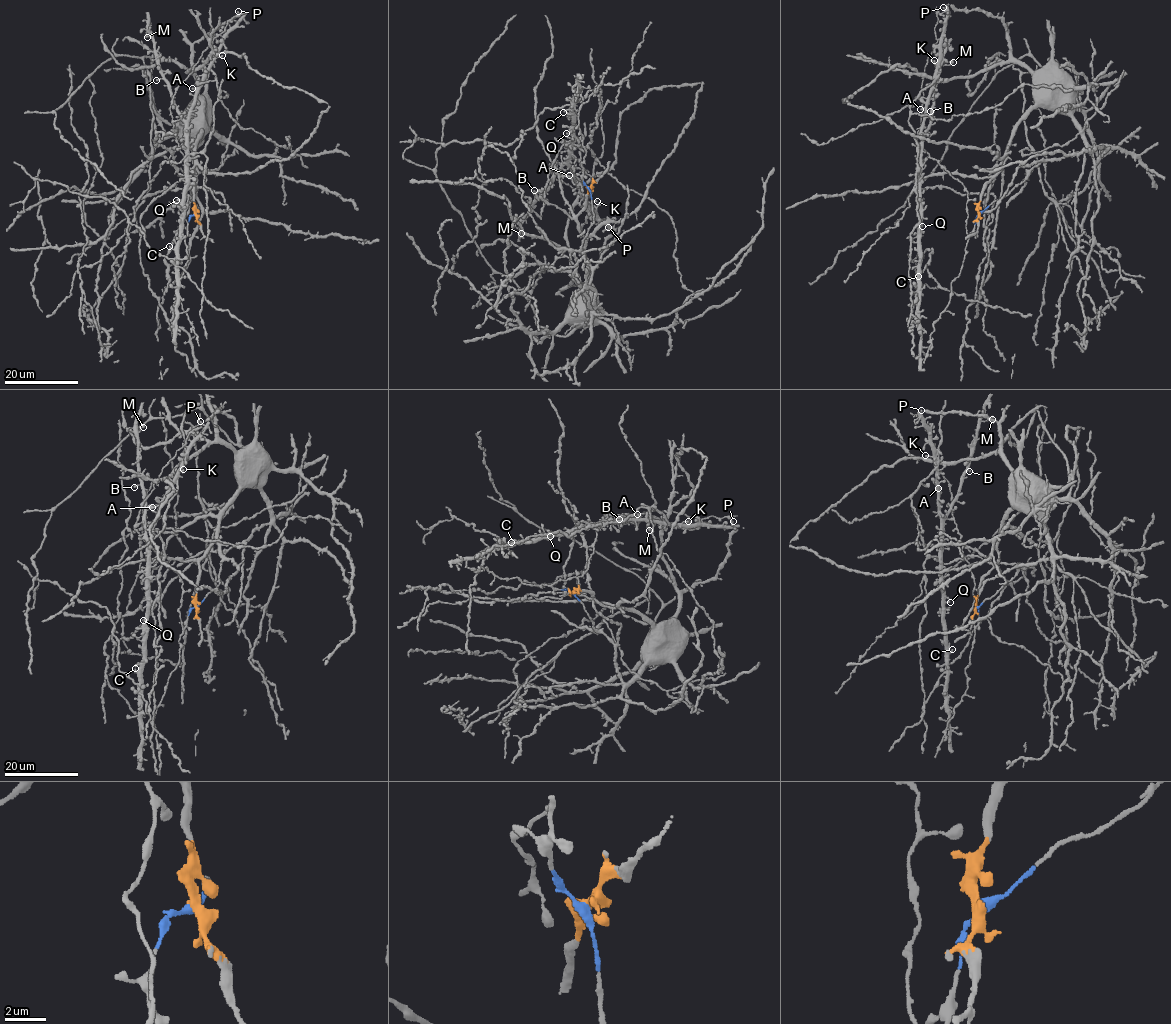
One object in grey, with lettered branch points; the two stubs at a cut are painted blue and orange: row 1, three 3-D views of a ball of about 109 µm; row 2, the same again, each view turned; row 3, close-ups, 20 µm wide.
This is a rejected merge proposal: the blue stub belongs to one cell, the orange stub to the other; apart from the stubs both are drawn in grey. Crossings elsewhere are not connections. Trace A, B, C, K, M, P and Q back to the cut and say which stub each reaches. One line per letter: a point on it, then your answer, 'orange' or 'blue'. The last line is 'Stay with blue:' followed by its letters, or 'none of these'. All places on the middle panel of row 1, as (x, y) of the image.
A: (569, 175) | blue
B: (534, 190) | blue
C: (563, 112) | blue
K: (597, 201) | blue
M: (521, 233) | blue
P: (608, 227) | blue
Q: (566, 133) | blue
Stay with blue: A, B, C, K, M, P, Q

